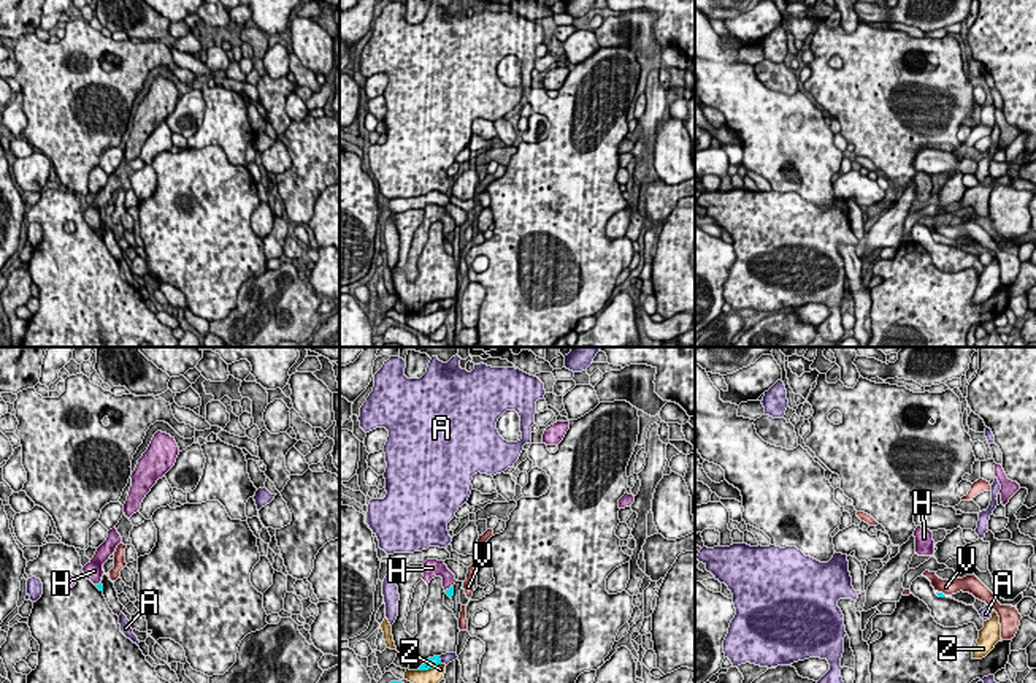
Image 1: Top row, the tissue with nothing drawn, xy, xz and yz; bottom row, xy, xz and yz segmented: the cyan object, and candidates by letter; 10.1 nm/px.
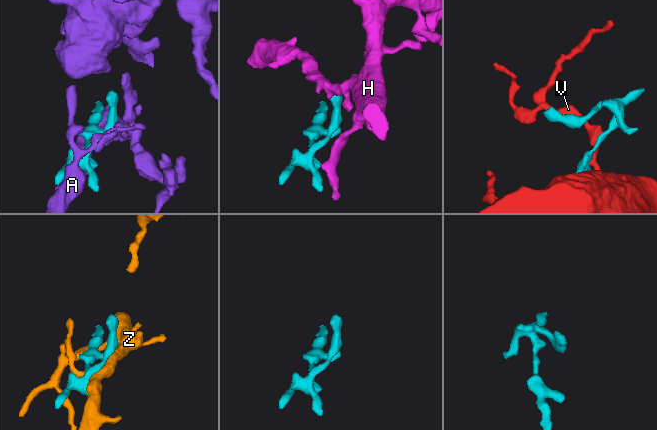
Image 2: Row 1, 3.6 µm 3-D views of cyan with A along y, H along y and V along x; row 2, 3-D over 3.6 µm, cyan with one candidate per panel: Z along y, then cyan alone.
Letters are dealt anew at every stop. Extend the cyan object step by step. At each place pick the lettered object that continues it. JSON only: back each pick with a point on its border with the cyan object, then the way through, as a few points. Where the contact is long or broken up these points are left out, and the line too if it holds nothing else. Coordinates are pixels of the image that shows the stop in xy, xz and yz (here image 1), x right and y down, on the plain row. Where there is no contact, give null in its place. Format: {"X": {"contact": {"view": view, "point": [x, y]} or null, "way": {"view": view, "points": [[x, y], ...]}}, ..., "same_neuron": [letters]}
{"same_neuron": []}

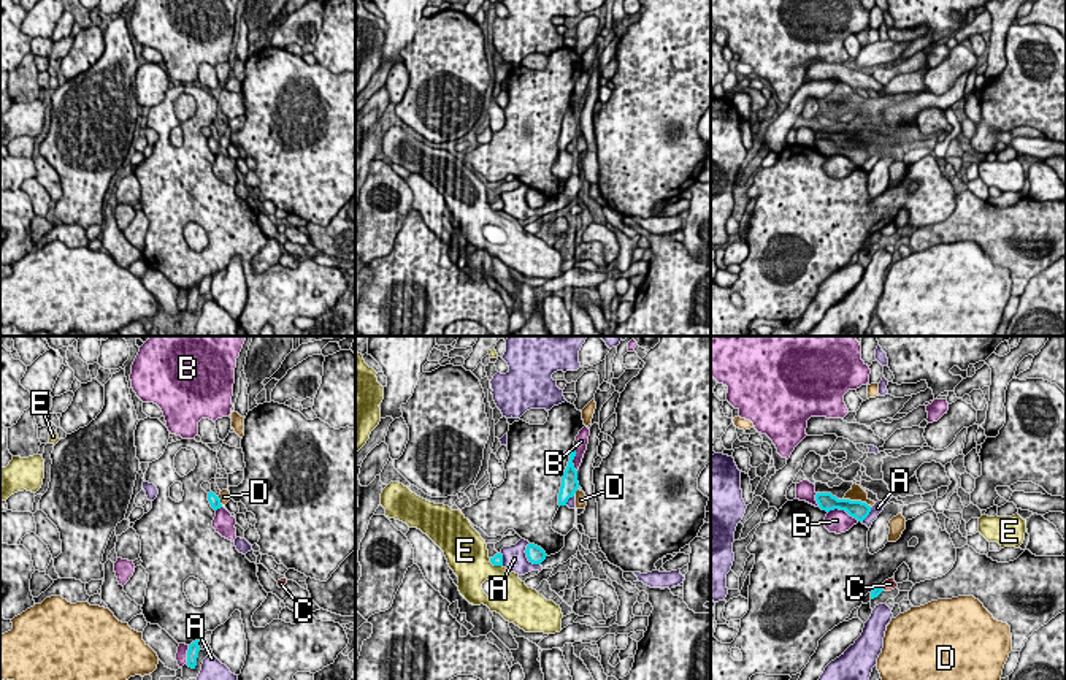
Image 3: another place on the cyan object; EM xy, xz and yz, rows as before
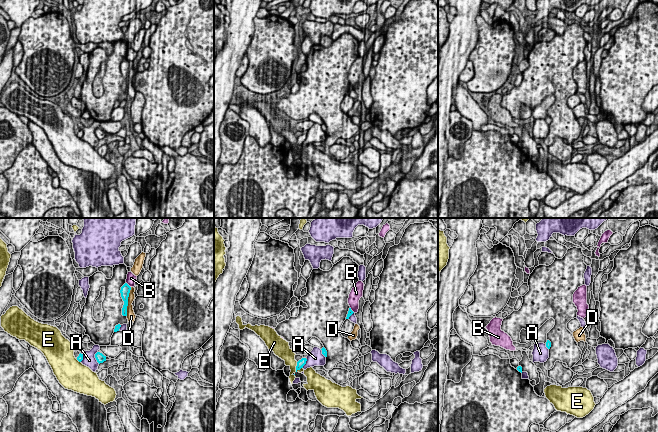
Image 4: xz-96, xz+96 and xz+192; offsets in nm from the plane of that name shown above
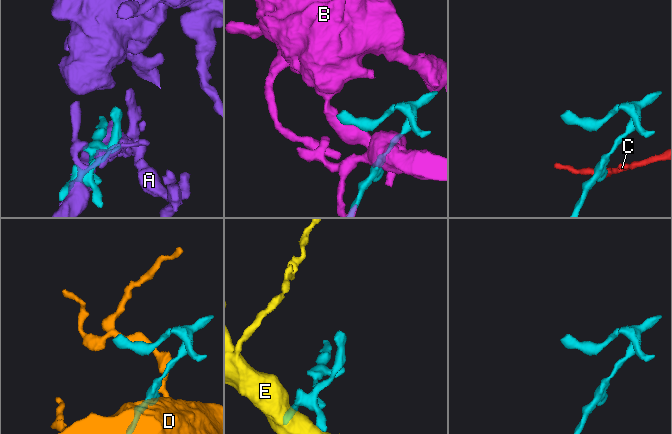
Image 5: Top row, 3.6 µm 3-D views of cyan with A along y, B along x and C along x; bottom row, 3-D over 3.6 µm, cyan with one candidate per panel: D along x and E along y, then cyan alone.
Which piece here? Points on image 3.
{"same_neuron": []}

